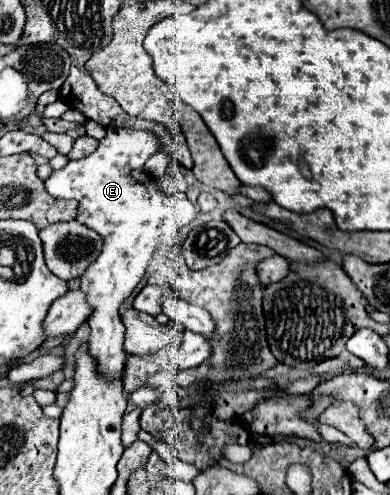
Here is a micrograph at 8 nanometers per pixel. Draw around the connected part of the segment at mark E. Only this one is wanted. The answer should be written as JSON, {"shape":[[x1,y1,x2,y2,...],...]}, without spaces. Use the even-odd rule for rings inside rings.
{"shape":[[108,128,106,130,106,138,100,142,98,150,82,160,70,160,66,168,56,170,46,182,46,190,54,196,54,198,74,198,78,200,78,222,96,230,102,240,102,254,88,266,88,270,84,272,84,276,80,278,80,290,84,294,88,294,88,302,92,304,94,312,88,318,88,324,92,328,90,336,88,336,88,352,96,364,96,370,108,380,122,380,124,376,124,362,126,362,126,352,122,348,122,340,124,340,124,324,120,320,118,308,120,304,132,294,132,290,138,286,138,282,142,280,150,260,154,258,156,250,164,244,164,248,172,248,176,246,176,240,180,236,180,228,188,226,194,222,196,218,196,208,190,204,190,200,182,194,180,196,172,196,172,194,164,194,158,192,154,186,154,178,148,176,142,166,144,162,156,154,160,148,158,138,150,132,144,130,122,130,122,128]]}

